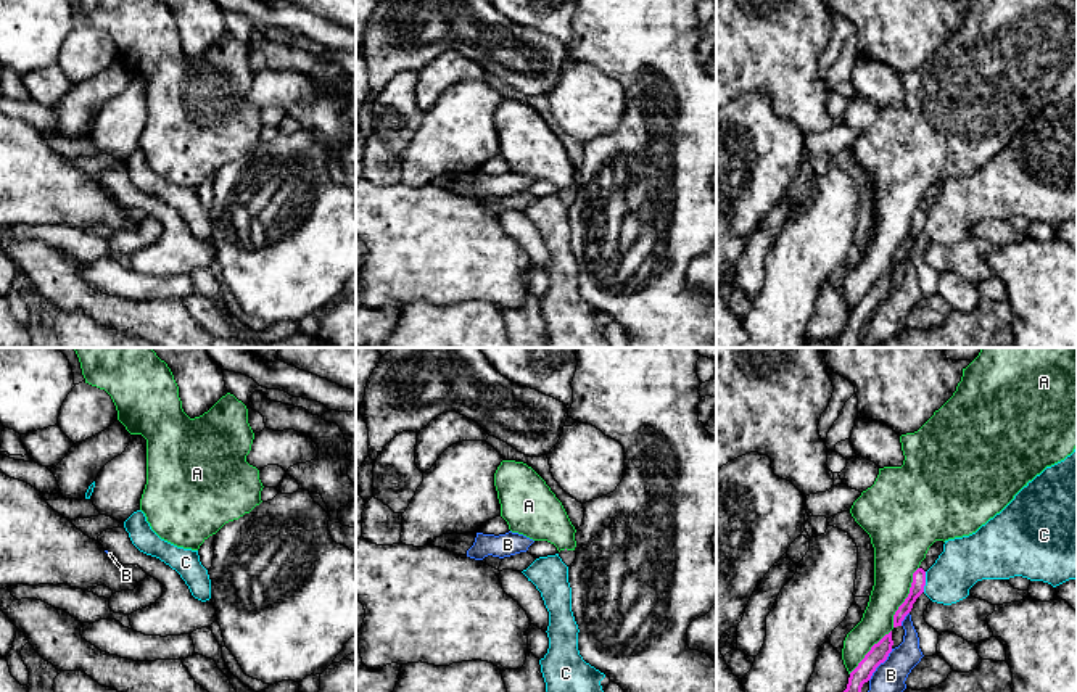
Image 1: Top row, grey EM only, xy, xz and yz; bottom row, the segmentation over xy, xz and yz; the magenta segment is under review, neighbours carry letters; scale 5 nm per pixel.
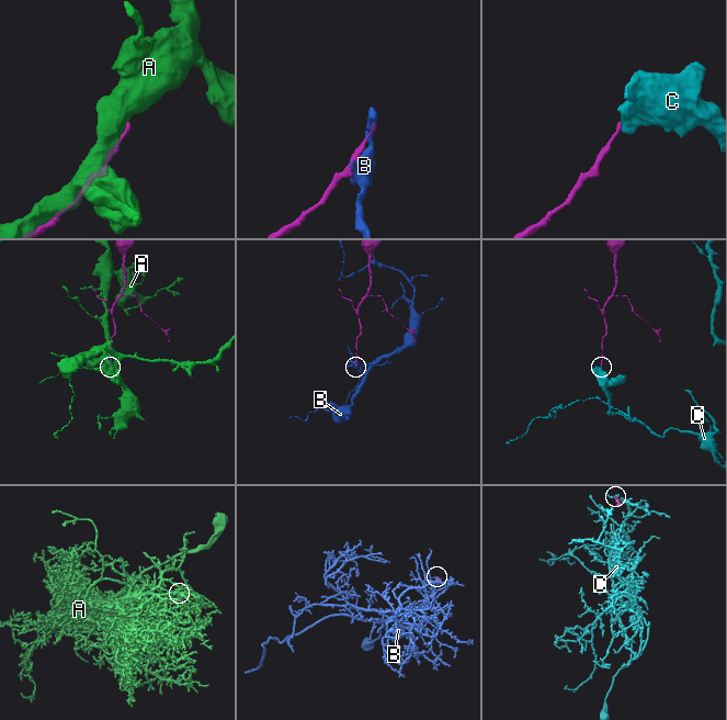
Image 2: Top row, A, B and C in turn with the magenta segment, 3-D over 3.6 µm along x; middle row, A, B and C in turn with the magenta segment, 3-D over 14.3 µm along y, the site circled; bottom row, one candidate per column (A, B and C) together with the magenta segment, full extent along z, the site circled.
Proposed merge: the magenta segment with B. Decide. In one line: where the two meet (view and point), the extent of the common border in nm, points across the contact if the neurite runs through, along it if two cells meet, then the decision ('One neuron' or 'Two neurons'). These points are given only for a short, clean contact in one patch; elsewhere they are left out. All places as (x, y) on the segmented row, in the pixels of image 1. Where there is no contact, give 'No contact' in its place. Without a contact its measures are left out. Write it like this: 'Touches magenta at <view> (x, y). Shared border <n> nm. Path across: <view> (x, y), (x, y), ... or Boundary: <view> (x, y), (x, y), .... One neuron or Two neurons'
Touches magenta at yz (879, 663). Shared border 200 nm. Two neurons

